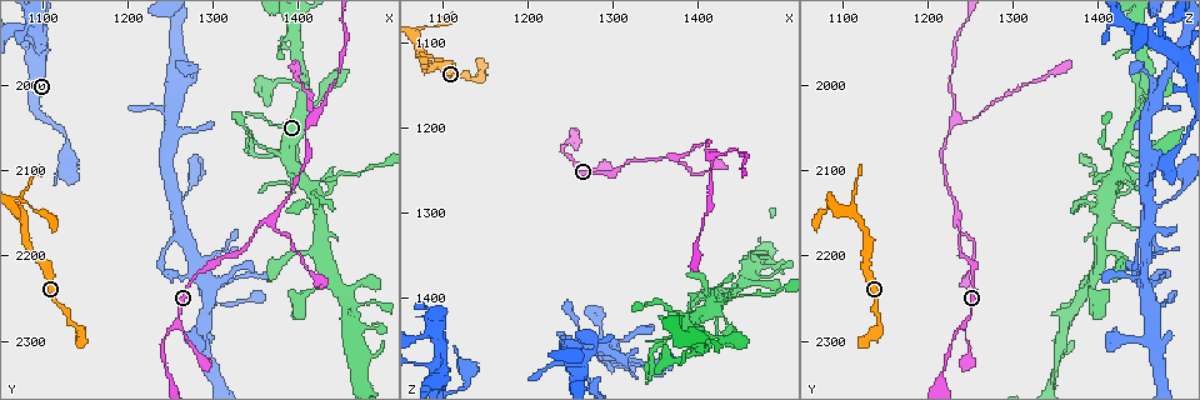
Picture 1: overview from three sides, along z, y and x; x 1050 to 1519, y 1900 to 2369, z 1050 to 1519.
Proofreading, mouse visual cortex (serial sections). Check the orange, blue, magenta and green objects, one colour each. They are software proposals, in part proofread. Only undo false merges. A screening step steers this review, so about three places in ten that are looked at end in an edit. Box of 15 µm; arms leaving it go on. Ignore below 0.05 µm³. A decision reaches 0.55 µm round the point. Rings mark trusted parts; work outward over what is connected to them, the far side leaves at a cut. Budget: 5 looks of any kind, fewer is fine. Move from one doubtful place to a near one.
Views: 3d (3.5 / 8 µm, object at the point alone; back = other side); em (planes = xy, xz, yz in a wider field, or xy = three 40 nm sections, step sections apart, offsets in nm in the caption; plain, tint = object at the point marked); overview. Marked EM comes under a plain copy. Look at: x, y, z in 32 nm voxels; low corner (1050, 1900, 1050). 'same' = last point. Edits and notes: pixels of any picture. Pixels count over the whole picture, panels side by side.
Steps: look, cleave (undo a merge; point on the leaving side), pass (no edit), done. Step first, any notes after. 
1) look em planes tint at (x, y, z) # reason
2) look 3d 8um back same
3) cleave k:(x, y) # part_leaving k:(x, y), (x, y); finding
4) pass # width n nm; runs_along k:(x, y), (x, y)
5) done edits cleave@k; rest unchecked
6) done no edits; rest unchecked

look 3d 3.5um at (1255, 2275, 1245) # two arms in line, one across

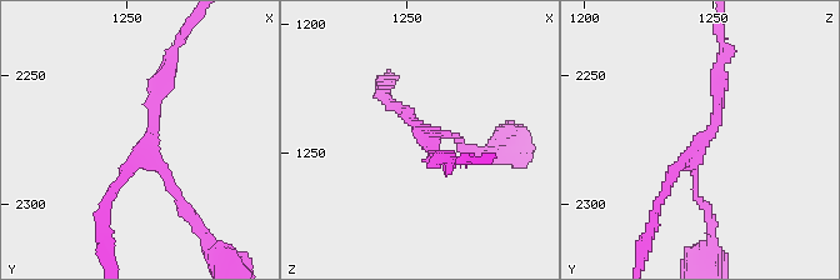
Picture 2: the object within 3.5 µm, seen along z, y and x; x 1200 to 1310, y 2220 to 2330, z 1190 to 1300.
pass # arms 3; runs_along 2:(165, 73), (150, 138), (104, 210); all the same cell

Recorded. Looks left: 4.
look 3d 8um at (1365, 2155, 1235) # side arm on a straight run

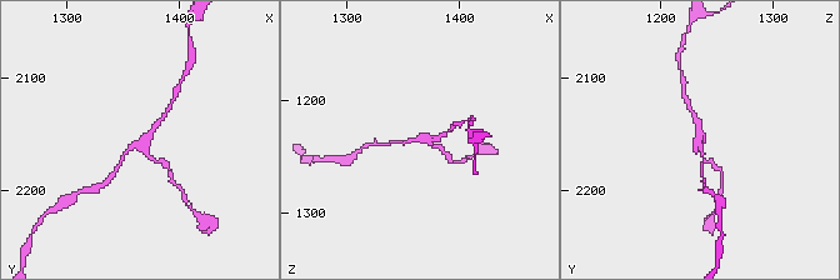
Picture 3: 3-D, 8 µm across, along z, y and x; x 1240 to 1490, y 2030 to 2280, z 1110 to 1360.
look 3d 3.5um at (1366, 2158, 1236)

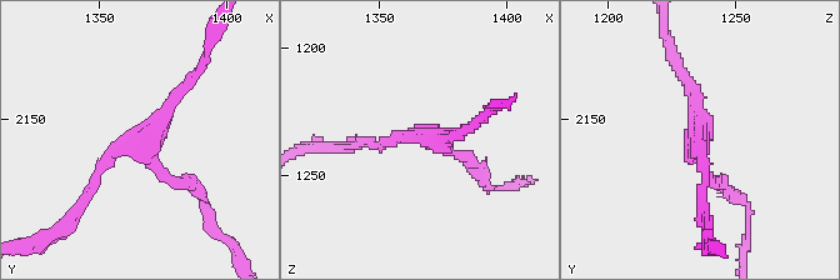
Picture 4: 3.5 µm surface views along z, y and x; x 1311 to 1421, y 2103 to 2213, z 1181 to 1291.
look em xy step 3 tint at (1365, 2161, 1234) # arms 3; arm_widths 150, 150, 200 nm

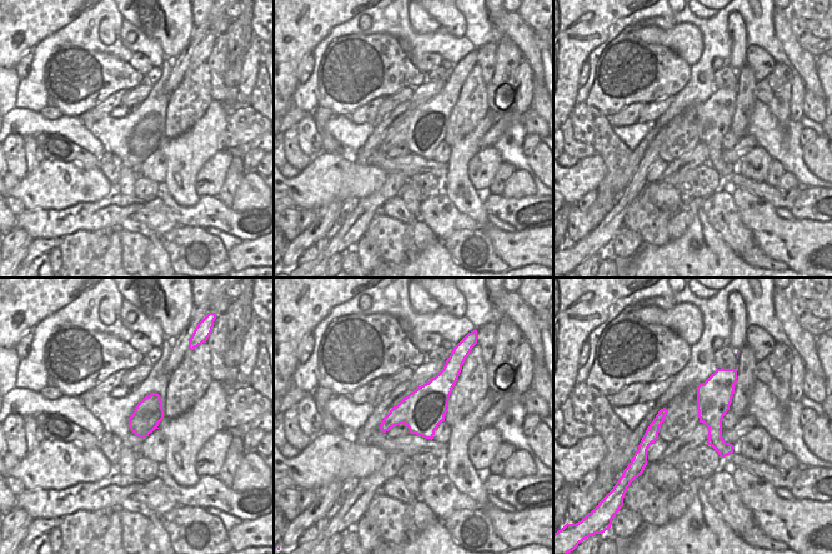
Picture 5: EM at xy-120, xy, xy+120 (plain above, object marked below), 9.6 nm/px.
pass # runs_along 4:(85, 199), (104, 164), (139, 145), (193, 80); all the same cell

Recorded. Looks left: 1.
done no edits; rest unchecked

